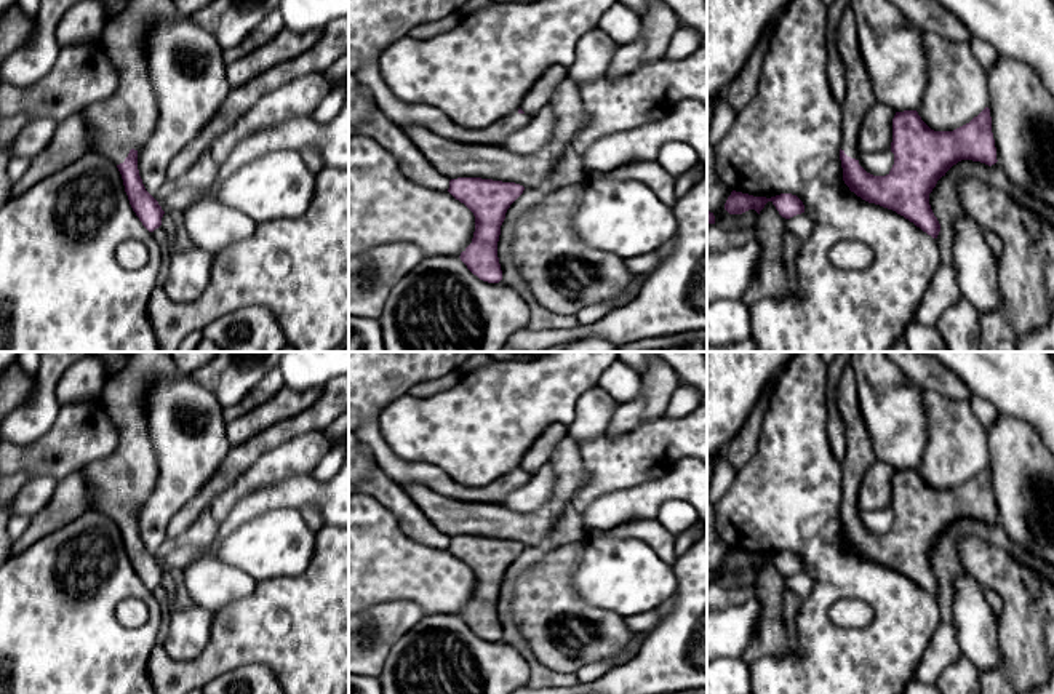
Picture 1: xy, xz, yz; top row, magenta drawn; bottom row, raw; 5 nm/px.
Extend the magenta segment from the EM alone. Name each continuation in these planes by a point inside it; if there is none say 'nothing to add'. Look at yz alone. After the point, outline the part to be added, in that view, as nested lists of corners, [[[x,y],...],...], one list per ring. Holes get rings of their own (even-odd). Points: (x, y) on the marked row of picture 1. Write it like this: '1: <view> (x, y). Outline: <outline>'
1: yz (859, 98). Outline: [[[848,6],[841,16],[836,32],[836,48],[846,70],[846,96],[841,102],[843,126],[840,149],[848,157],[859,160],[859,128],[876,99],[859,51],[856,16],[851,6]]]

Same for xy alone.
1: xy (127, 120). Outline: [[[130,0],[128,6],[115,19],[106,21],[104,24],[99,45],[118,70],[118,88],[114,96],[90,104],[78,114],[86,125],[86,142],[90,149],[104,154],[117,165],[125,162],[131,149],[141,150],[157,130],[158,106],[149,80],[146,42],[158,19],[174,19],[179,14],[173,0]]]

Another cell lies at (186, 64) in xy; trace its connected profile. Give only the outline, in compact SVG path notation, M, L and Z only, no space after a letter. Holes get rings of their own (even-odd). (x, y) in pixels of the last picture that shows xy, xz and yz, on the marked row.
M190 16L158 19L149 32L146 54L149 80L158 106L158 123L152 138L138 150L138 170L146 190L157 200L174 155L208 125L232 88L226 77L224 50Z

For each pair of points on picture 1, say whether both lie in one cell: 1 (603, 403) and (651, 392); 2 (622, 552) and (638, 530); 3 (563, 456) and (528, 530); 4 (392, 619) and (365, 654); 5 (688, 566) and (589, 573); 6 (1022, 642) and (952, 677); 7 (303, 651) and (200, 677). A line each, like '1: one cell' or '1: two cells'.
1: two cells
2: two cells
3: one cell
4: one cell
5: two cells
6: two cells
7: one cell

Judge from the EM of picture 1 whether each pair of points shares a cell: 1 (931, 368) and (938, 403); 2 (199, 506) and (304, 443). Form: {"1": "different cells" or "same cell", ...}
{"1": "different cells", "2": "different cells"}

